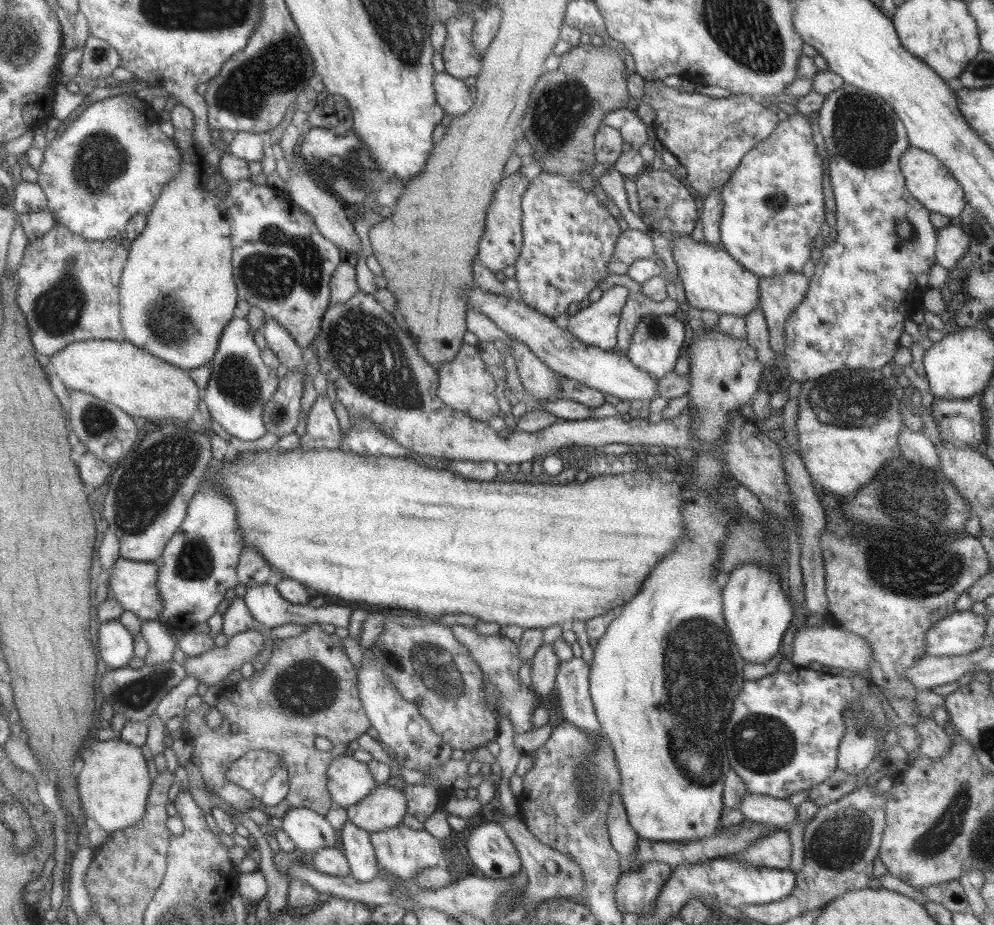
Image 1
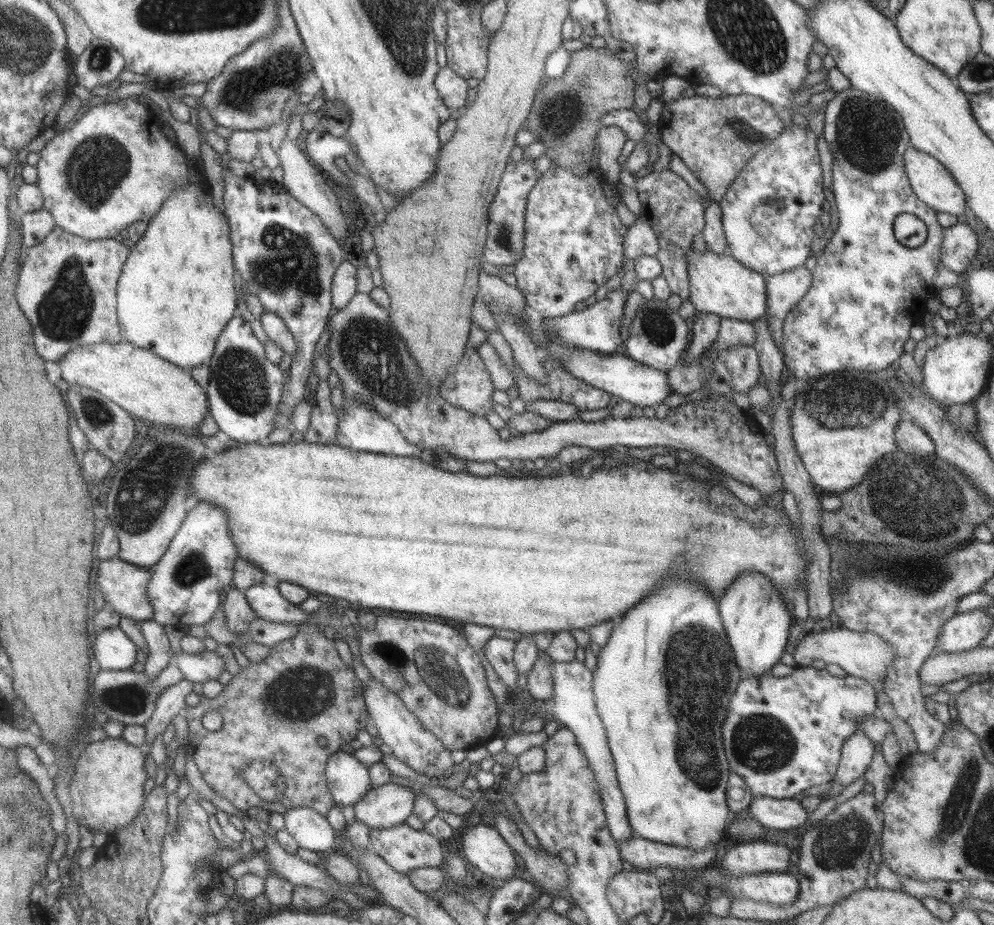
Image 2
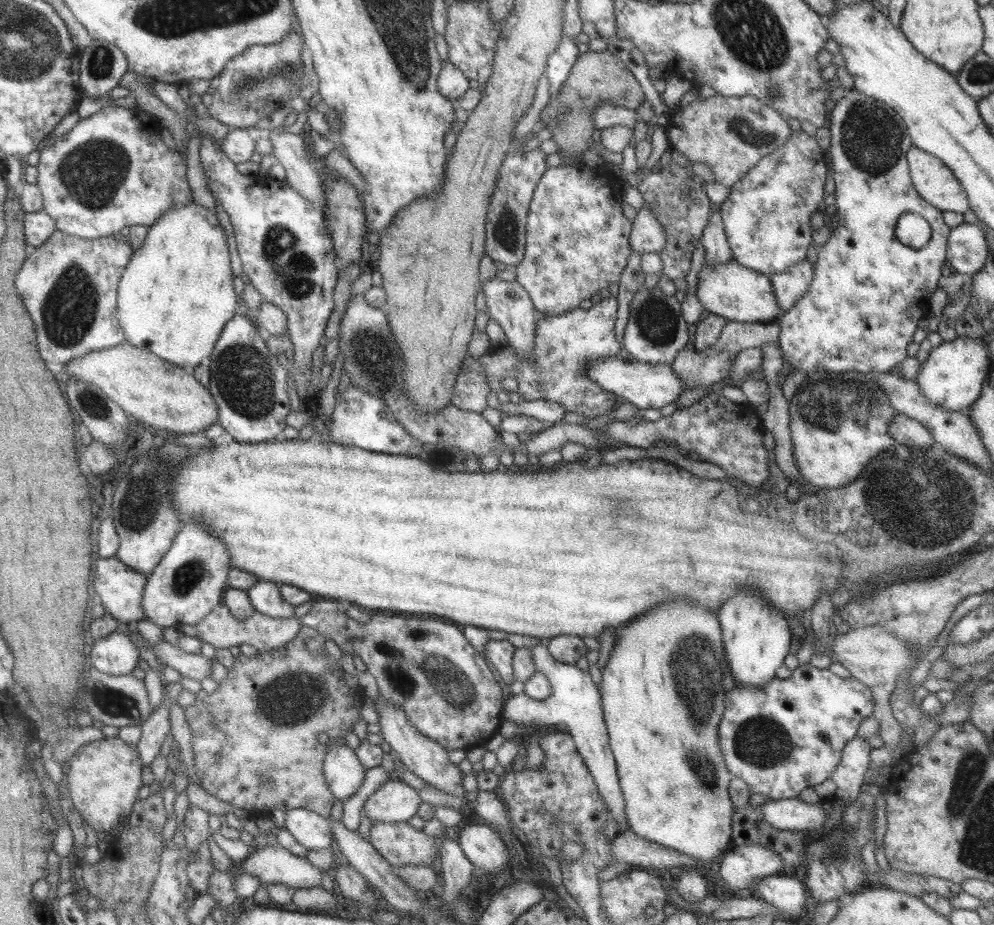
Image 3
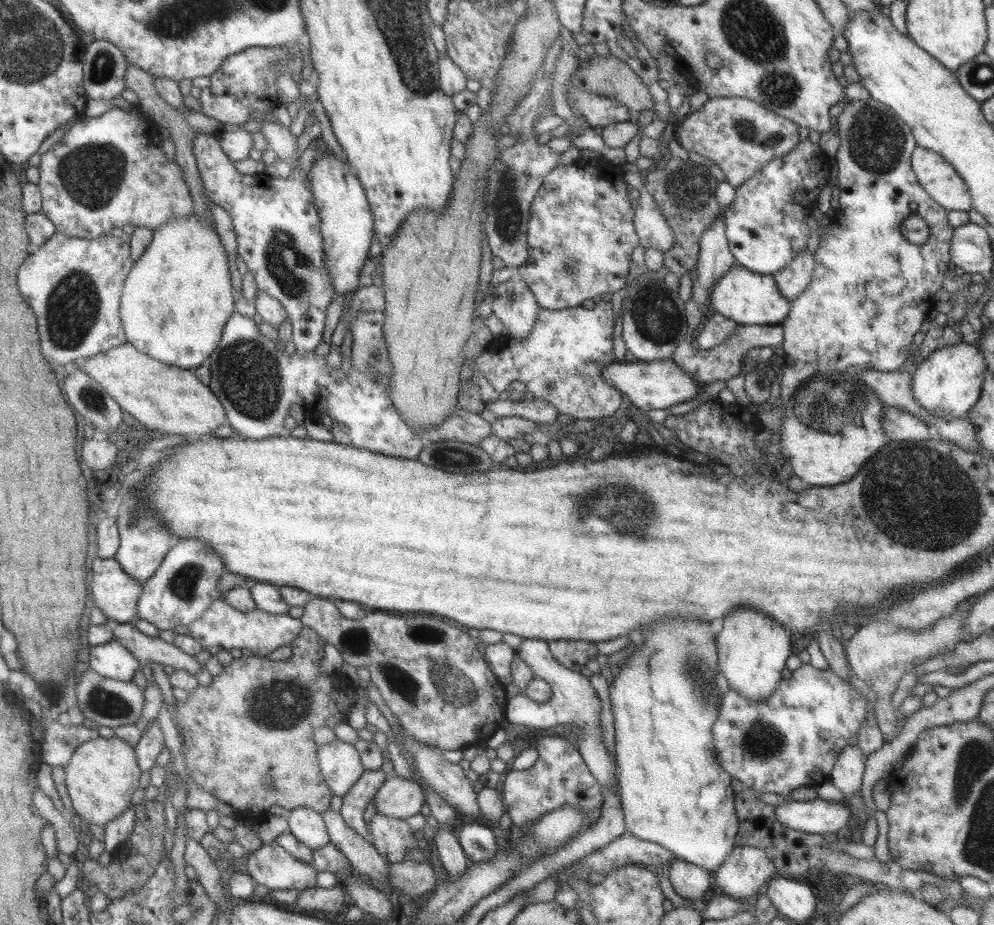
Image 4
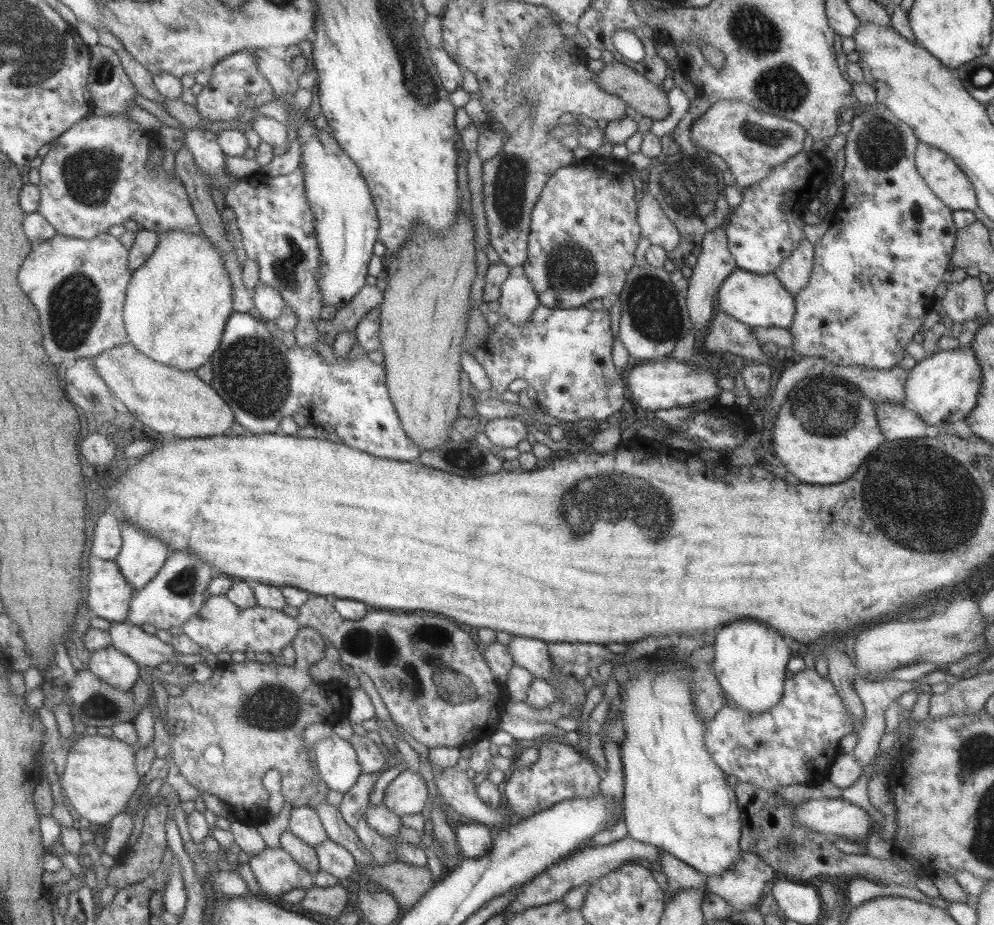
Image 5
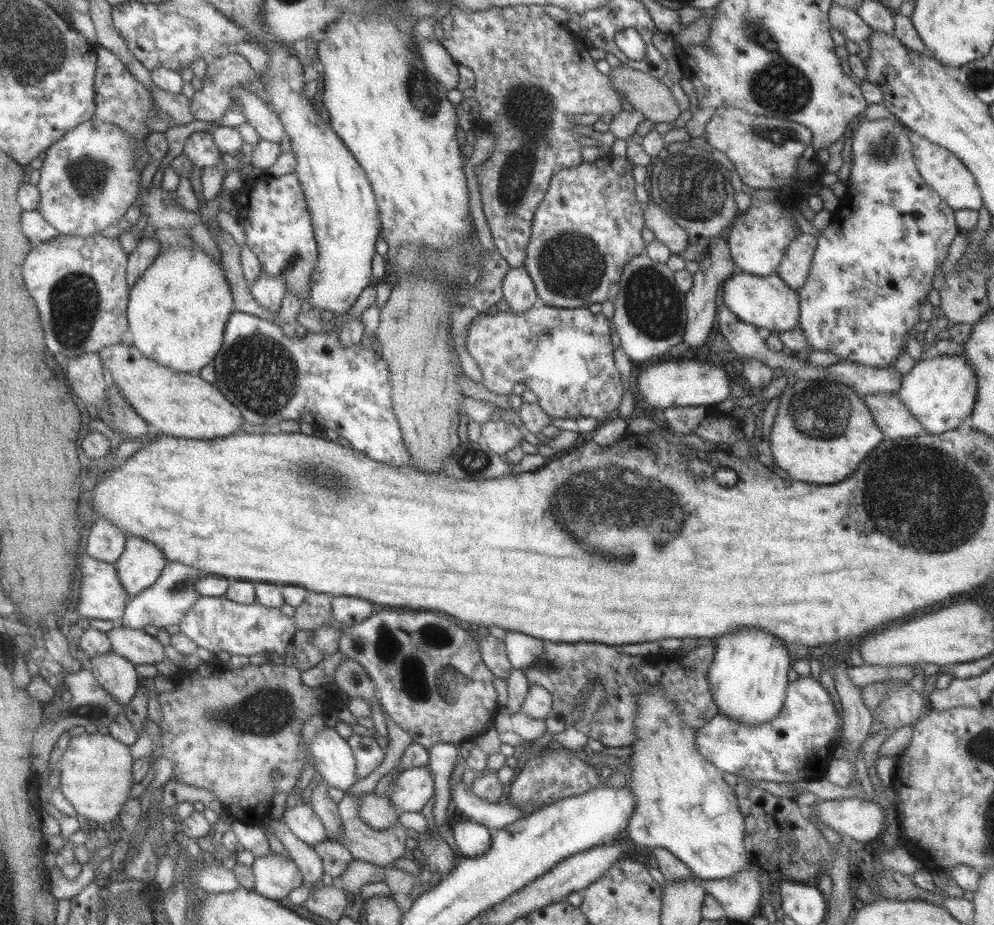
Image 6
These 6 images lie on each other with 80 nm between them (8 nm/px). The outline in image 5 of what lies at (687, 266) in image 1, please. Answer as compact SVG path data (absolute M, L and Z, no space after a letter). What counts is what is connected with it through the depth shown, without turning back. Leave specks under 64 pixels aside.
M735 268L717 289L717 304L721 312L751 327L783 327L794 315L794 295L789 294L774 273L753 274Z

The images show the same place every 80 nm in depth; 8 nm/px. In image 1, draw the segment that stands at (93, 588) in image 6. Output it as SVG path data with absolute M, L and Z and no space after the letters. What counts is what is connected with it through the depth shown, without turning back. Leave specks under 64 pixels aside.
M123 558L117 559L117 562L111 567L111 571L105 571L102 578L107 584L107 595L123 608L123 612L133 612L140 620L156 620L163 607L163 602L159 602L157 594L157 568L158 562L137 562Z

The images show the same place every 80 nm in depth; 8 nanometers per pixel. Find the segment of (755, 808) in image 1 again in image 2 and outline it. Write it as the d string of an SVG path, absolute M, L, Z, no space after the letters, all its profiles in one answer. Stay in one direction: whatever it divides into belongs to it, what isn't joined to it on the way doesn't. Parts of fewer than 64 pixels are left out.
M752 796L747 815L753 817L767 829L789 830L805 822L809 813L801 807L800 801L795 799L776 799L769 797Z

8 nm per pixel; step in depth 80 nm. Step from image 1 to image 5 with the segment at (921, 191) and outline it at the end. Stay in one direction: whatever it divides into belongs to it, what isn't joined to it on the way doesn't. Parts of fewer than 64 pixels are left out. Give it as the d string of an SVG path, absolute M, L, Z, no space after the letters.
M917 142L914 165L931 192L951 210L976 211L971 183L947 154Z

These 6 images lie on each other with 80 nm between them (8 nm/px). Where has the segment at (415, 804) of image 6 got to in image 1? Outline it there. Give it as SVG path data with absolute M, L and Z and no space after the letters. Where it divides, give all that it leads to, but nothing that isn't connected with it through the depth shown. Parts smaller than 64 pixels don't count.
M377 784L371 794L345 809L346 822L369 833L393 828L406 812L404 800L398 785Z

